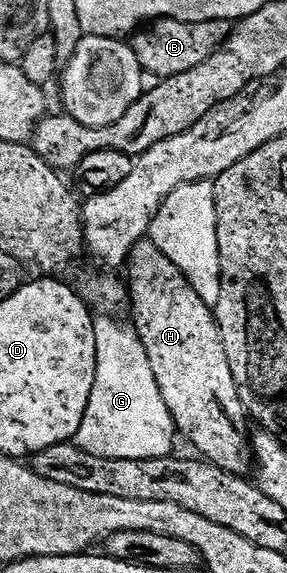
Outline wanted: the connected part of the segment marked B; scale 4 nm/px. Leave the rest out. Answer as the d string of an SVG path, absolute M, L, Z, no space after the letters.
M157 19L151 25L137 30L131 36L132 52L138 57L141 67L149 76L156 75L157 80L169 79L178 73L186 73L202 65L227 42L233 31L233 24L227 19L209 23L183 23L173 19Z

